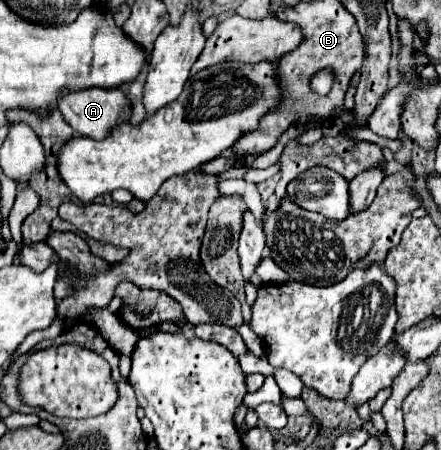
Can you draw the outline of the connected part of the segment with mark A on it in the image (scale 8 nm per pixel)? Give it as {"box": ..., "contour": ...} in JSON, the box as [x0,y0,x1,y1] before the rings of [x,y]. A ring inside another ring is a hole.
{"box":[58,88,132,140],"contour":[[[86,88],[80,92],[68,92],[62,94],[58,100],[58,110],[62,112],[64,120],[68,120],[68,124],[72,126],[72,130],[80,136],[88,136],[94,140],[102,140],[116,124],[130,118],[132,108],[128,108],[128,98],[126,92],[116,88],[116,90],[104,90],[104,88]]]}

